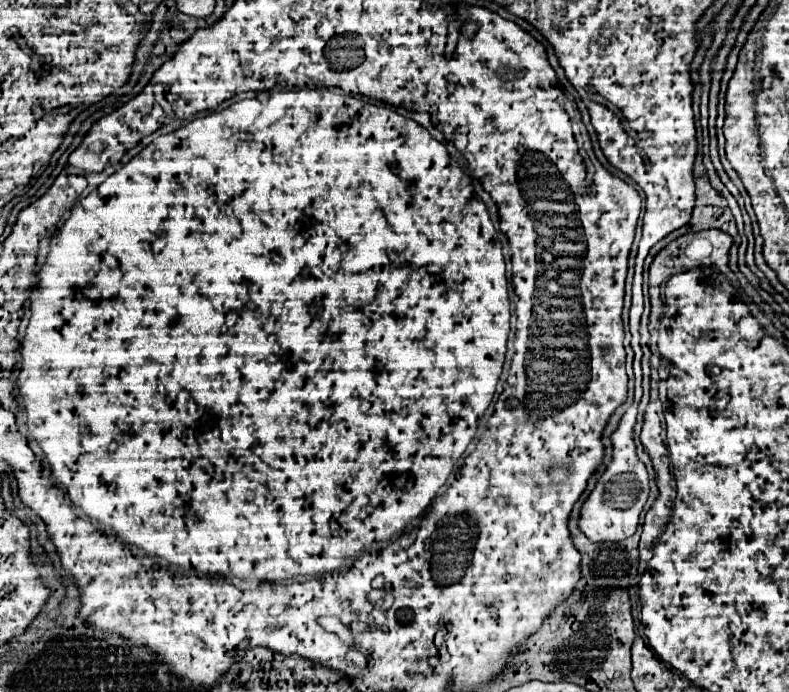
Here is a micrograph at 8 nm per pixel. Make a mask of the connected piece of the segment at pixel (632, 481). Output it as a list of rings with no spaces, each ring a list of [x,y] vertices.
[[[635,358],[633,364],[635,370],[635,400],[633,406],[627,408],[623,414],[617,430],[611,434],[611,444],[613,444],[613,456],[611,464],[607,470],[601,474],[597,480],[597,486],[589,494],[589,498],[581,506],[581,518],[579,518],[579,530],[591,540],[591,542],[621,542],[629,536],[635,534],[637,524],[639,524],[639,514],[643,510],[643,504],[647,502],[649,496],[649,480],[647,480],[647,470],[639,462],[635,444],[633,444],[633,426],[637,418],[637,406],[641,400],[641,362]]]

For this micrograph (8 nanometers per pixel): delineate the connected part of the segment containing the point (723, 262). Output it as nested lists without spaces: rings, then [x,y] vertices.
[[[705,230],[701,232],[701,236],[713,244],[713,266],[717,266],[731,280],[735,280],[735,274],[729,270],[729,250],[733,246],[733,238],[721,230]]]

